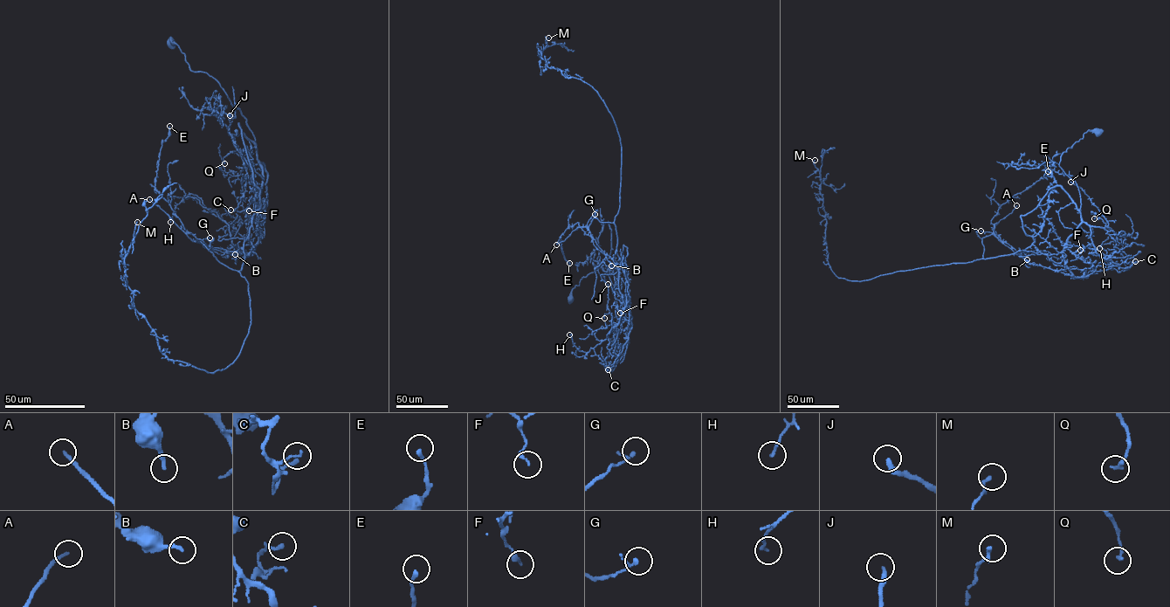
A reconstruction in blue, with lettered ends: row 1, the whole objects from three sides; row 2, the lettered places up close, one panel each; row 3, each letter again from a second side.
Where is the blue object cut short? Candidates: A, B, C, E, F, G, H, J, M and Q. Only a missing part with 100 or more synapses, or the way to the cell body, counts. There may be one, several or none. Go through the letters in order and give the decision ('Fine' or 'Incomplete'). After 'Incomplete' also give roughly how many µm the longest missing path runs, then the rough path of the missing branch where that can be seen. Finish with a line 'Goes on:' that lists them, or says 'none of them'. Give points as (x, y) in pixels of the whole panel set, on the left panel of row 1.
A: Fine
B: Fine
C: Fine
E: Fine
F: Fine
G: Fine
H: Fine
J: Fine
M: Fine
Q: Fine
Goes on: none of them

